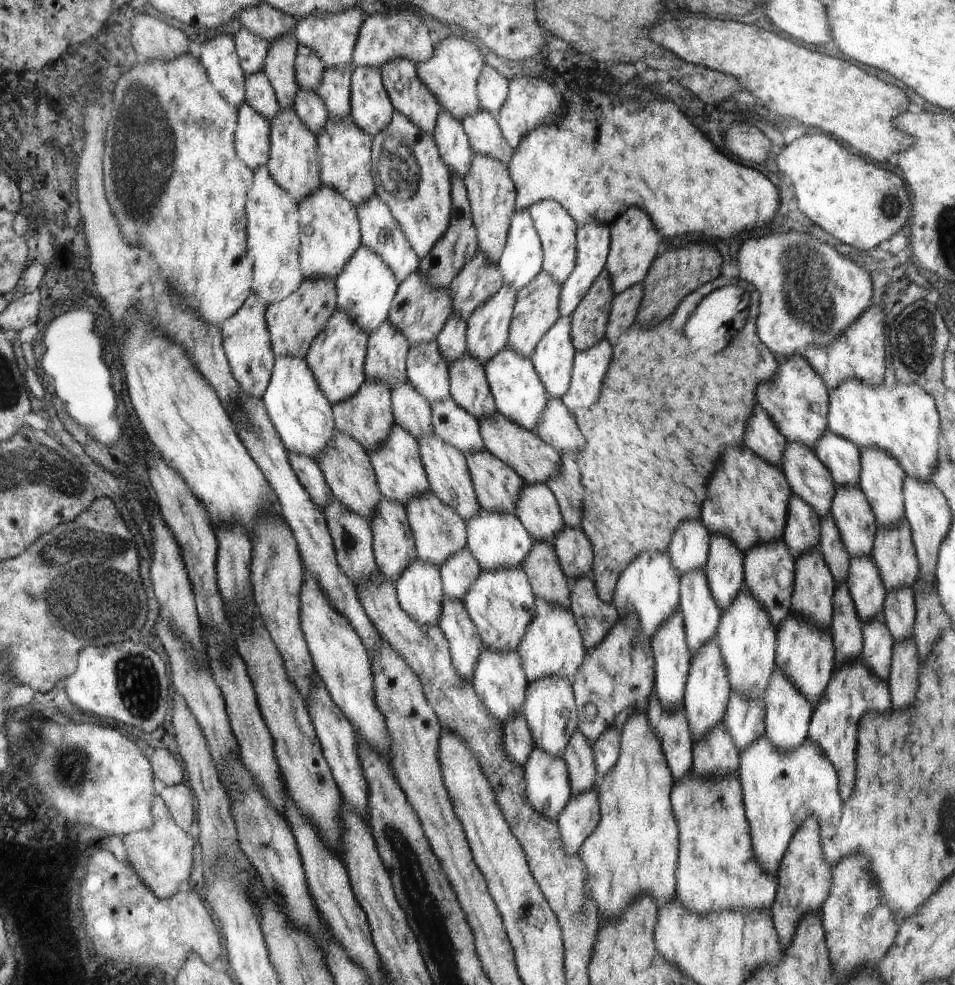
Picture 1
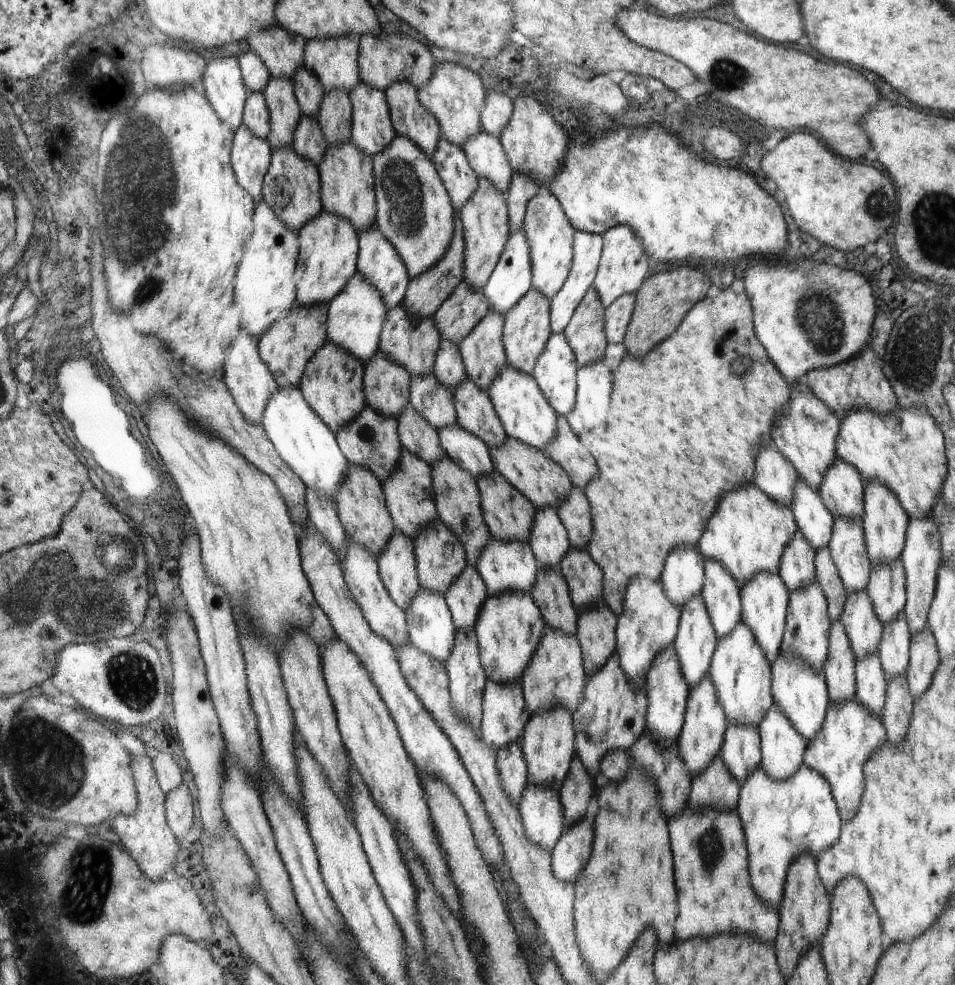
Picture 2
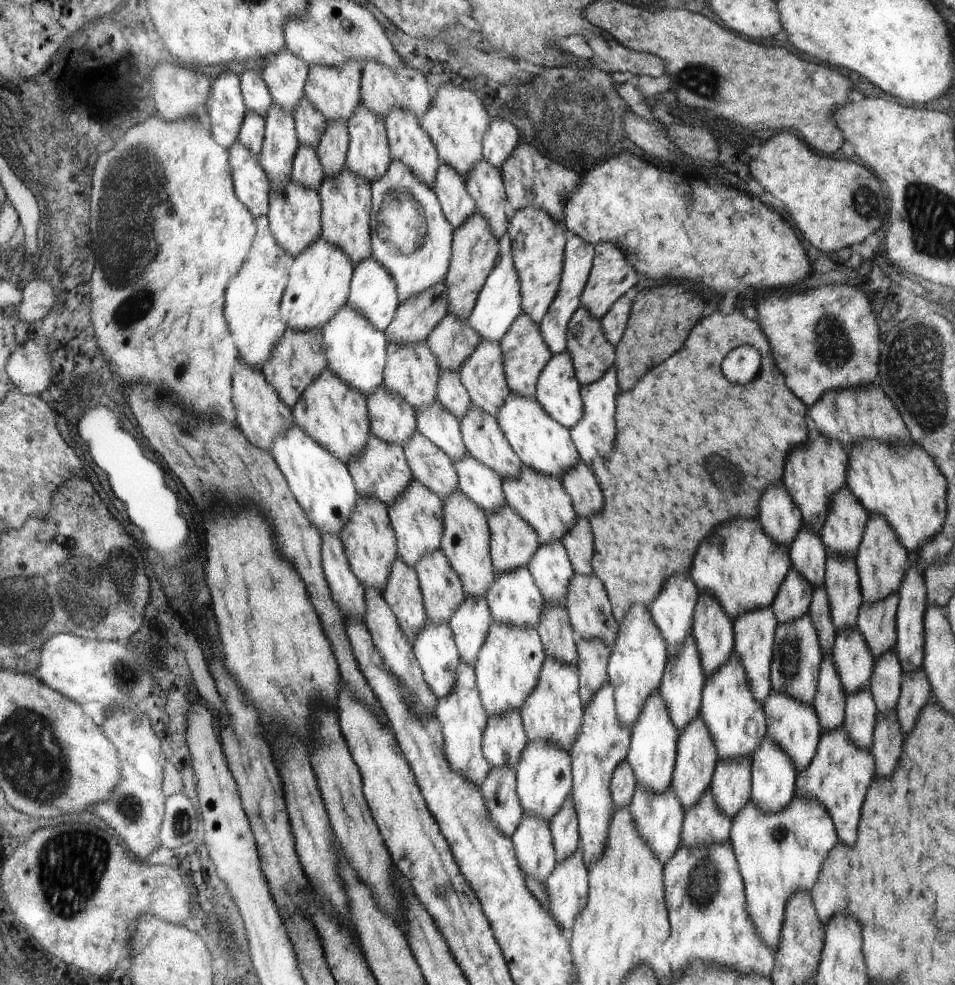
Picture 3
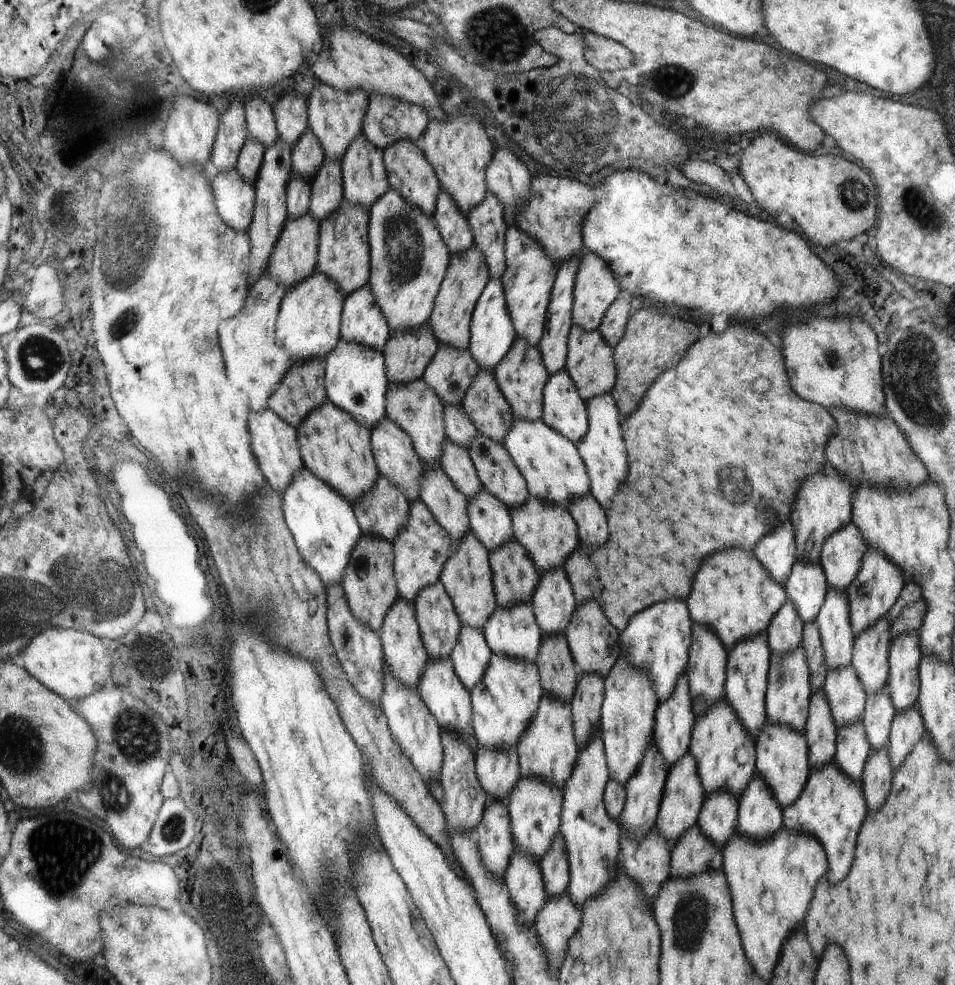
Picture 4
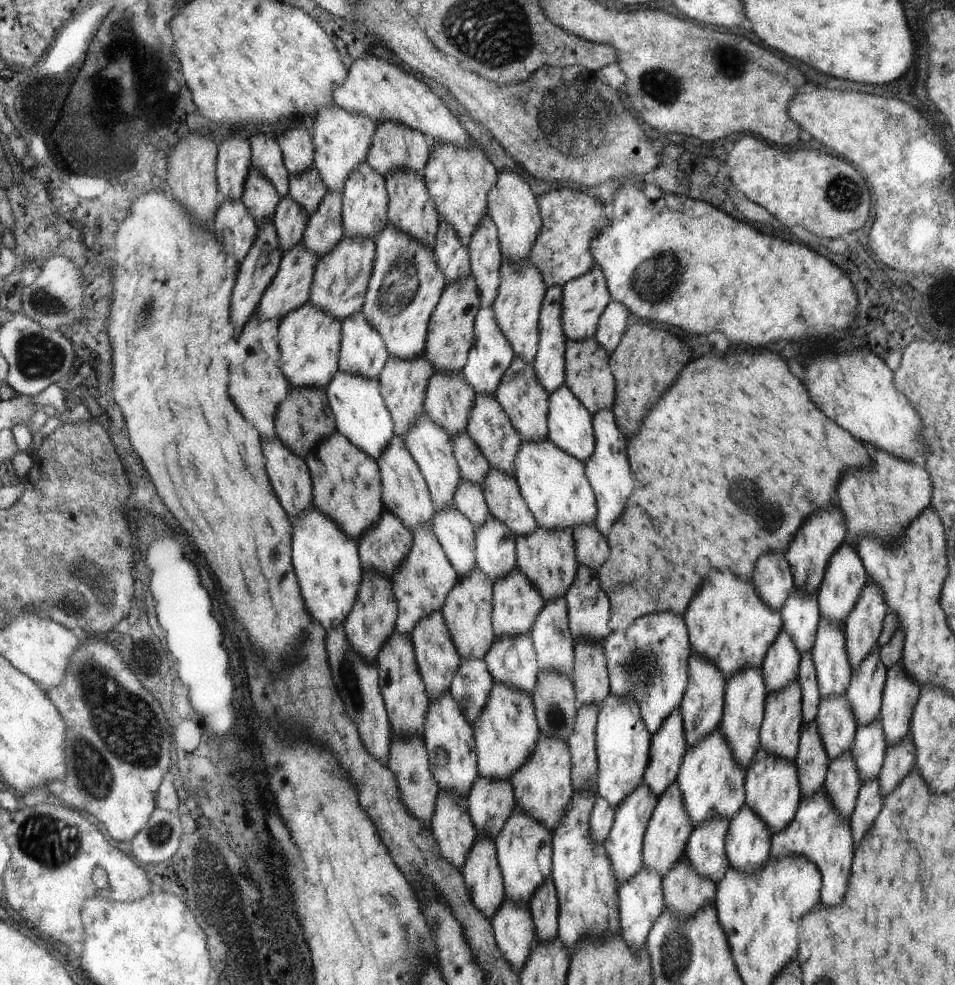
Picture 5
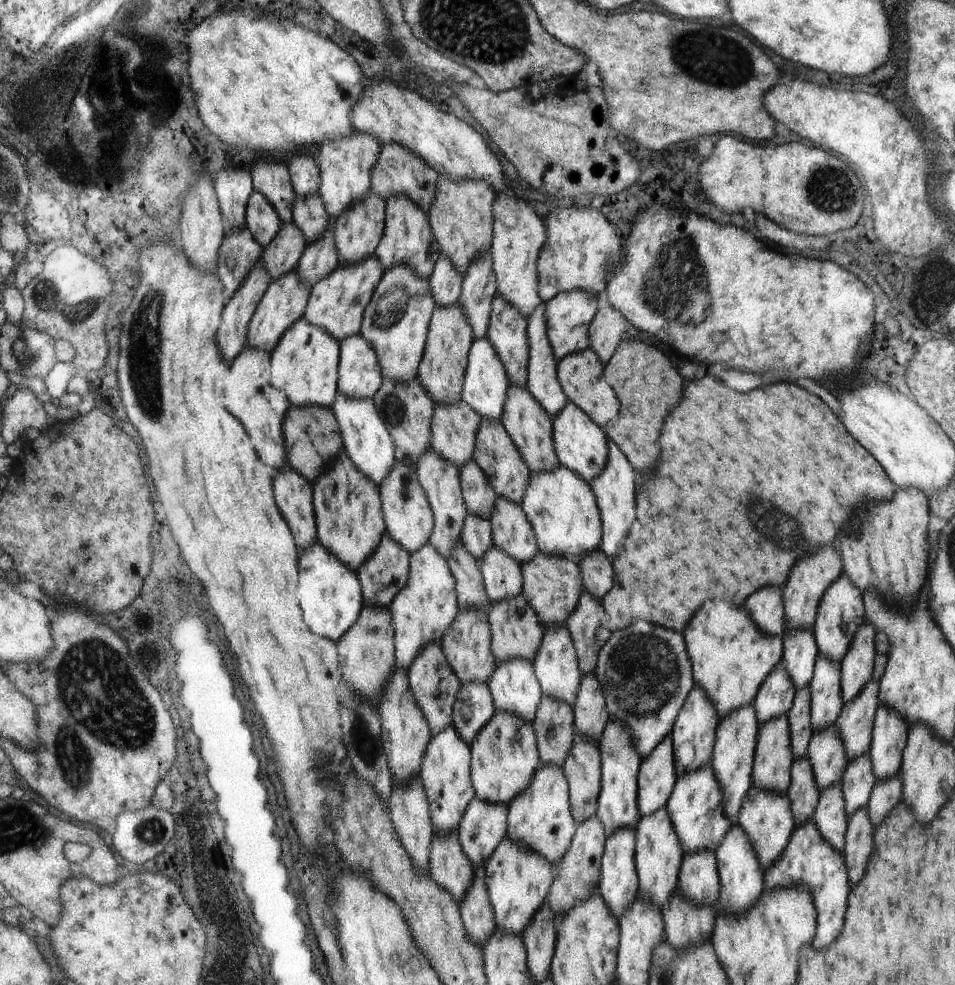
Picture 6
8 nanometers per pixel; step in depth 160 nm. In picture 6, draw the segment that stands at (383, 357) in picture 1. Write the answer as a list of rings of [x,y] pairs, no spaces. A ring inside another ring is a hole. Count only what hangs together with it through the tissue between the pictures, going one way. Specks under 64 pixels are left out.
[[[396,461],[391,474],[383,480],[380,493],[382,493],[383,516],[386,518],[386,534],[410,554],[428,543],[435,522],[427,494],[419,483],[416,467]]]

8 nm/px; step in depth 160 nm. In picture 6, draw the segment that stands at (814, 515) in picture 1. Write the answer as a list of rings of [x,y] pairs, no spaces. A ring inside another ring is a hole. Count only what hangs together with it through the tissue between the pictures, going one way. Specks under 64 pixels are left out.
[[[779,664],[762,681],[755,694],[753,703],[757,710],[757,717],[761,721],[769,721],[777,716],[786,715],[790,710],[795,697],[794,683],[788,671]]]

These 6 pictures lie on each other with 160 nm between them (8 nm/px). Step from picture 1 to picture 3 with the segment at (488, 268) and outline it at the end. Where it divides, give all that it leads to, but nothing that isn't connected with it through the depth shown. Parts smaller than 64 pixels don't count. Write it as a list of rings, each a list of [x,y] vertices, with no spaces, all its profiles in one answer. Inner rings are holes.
[[[448,311],[430,331],[426,341],[439,360],[440,370],[458,371],[478,348],[482,338],[467,319]]]

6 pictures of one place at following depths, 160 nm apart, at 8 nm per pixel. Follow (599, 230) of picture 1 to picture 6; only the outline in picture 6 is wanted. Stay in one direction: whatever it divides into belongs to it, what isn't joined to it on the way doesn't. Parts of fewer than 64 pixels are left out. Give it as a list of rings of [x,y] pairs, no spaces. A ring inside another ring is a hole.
[[[544,302],[531,312],[528,318],[528,336],[530,344],[530,368],[528,368],[527,388],[537,401],[549,412],[549,415],[555,418],[559,412],[566,406],[569,398],[564,392],[562,384],[558,377],[558,360],[553,353],[553,346],[549,341],[547,332],[547,316],[545,315]]]

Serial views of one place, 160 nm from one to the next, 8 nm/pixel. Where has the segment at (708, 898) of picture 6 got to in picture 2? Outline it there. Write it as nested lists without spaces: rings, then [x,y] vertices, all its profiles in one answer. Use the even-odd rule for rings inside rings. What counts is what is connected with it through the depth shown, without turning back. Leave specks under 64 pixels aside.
[[[728,723],[719,756],[741,788],[745,778],[761,766],[759,727]]]

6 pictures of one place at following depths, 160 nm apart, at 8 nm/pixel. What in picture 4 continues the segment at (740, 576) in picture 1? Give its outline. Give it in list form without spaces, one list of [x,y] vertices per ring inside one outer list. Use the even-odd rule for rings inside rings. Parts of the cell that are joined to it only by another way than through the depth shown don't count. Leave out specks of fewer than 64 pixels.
[[[696,623],[696,640],[692,640],[692,660],[687,662],[689,689],[696,719],[722,700],[724,680],[727,680],[726,658],[730,656],[724,650],[721,638],[708,625]]]

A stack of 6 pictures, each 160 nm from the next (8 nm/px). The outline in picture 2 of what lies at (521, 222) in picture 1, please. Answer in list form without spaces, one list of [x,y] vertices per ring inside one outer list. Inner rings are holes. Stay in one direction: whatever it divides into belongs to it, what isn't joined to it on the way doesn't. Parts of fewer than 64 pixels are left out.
[[[523,228],[512,231],[511,238],[508,239],[506,250],[502,258],[495,267],[494,274],[491,275],[489,282],[481,290],[485,299],[489,302],[490,312],[496,311],[503,317],[533,286],[533,264],[531,256],[531,246],[528,236],[525,235]]]

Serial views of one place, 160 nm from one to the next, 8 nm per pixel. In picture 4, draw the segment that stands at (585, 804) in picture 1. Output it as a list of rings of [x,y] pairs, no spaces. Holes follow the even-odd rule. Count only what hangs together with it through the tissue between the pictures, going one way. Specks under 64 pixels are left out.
[[[567,890],[560,896],[547,897],[542,910],[534,918],[536,926],[540,924],[540,932],[544,932],[544,940],[548,940],[548,948],[556,952],[556,960],[564,960],[566,944],[580,928],[582,908],[574,904]]]

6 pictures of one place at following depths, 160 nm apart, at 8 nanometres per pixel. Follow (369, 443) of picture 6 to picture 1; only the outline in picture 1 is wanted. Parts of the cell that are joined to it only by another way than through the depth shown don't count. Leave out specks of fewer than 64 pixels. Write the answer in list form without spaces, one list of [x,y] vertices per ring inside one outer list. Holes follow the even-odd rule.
[[[362,242],[335,280],[338,300],[336,309],[346,311],[363,330],[369,332],[369,336],[376,327],[386,322],[400,284],[395,270],[378,253]]]

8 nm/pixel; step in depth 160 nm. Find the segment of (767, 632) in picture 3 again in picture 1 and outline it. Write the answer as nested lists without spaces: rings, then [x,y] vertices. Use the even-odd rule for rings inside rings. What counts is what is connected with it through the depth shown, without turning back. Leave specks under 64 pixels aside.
[[[768,541],[749,548],[744,558],[746,565],[746,583],[769,612],[772,622],[779,626],[782,619],[786,619],[790,614],[790,596],[792,596],[792,584],[795,584],[794,558],[790,556],[788,547],[782,541]]]

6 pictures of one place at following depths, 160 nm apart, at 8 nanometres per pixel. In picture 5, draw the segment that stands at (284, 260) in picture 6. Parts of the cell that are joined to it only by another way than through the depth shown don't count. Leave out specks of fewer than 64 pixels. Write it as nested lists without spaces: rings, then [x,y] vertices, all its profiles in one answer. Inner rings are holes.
[[[289,194],[279,197],[272,222],[277,228],[277,236],[284,252],[302,242],[308,217],[307,212]]]

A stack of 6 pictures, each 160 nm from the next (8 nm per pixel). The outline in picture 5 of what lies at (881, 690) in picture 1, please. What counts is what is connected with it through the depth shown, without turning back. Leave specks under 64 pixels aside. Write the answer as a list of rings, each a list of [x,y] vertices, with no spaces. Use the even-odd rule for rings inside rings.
[[[820,788],[809,795],[802,796],[802,802],[796,811],[795,818],[788,826],[771,836],[771,858],[786,855],[798,855],[811,860],[822,872],[822,900],[824,906],[836,906],[842,902],[842,896],[850,878],[852,850],[855,839],[850,826],[851,820],[845,817],[831,801],[831,798]]]

